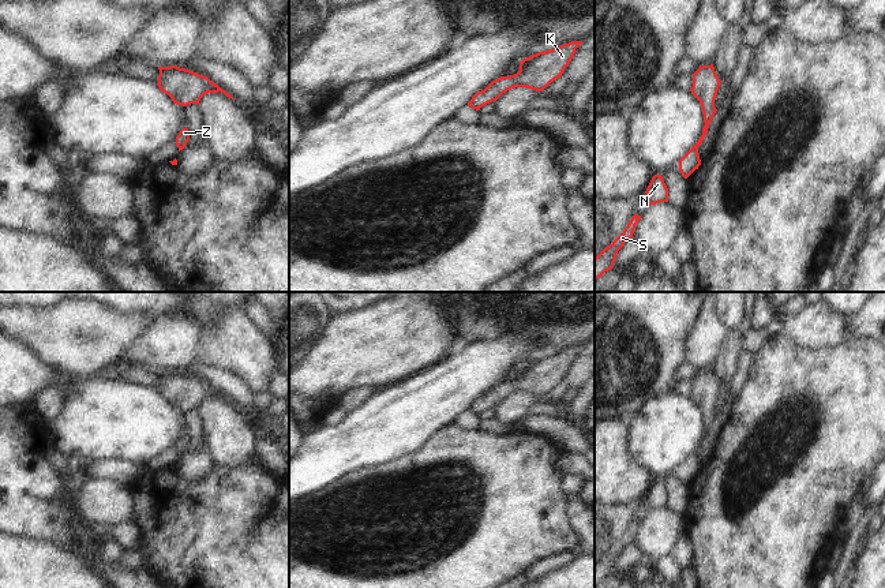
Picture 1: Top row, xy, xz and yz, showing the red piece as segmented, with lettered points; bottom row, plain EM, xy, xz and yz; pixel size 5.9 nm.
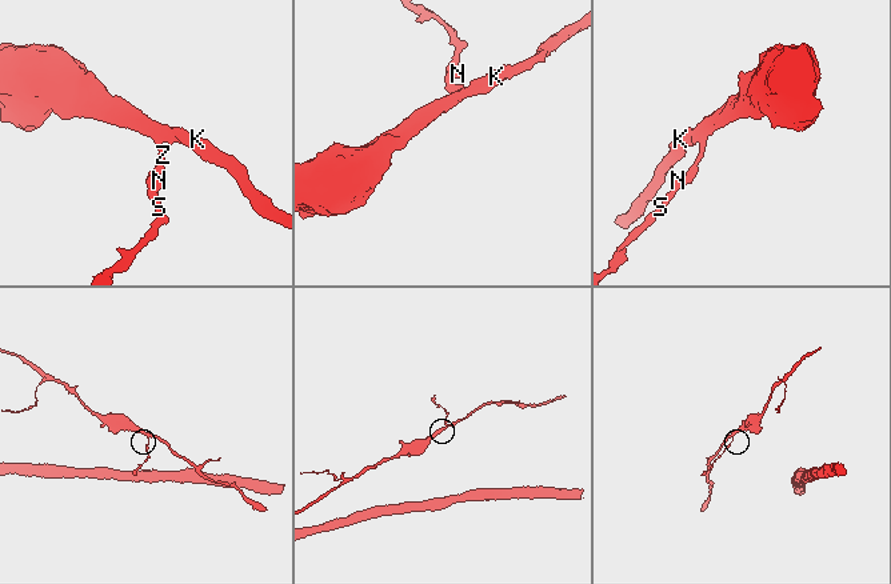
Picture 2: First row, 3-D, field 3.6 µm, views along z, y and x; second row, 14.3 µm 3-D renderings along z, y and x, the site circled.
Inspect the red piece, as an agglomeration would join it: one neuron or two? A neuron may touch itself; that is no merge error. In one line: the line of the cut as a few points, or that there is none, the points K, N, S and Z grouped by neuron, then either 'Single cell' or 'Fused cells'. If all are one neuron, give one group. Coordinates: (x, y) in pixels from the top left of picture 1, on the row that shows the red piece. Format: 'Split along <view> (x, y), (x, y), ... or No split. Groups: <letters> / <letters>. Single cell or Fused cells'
No split. Groups: K N S Z. Single cell.

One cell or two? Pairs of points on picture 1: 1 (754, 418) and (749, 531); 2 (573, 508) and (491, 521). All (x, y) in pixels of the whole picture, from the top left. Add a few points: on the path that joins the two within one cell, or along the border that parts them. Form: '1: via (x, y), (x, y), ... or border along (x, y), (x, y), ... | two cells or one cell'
1: via (738, 449), (727, 460), (720, 482), (722, 510) | one cell
2: border along (565, 495), (565, 513), (570, 528), (578, 539) | two cells

